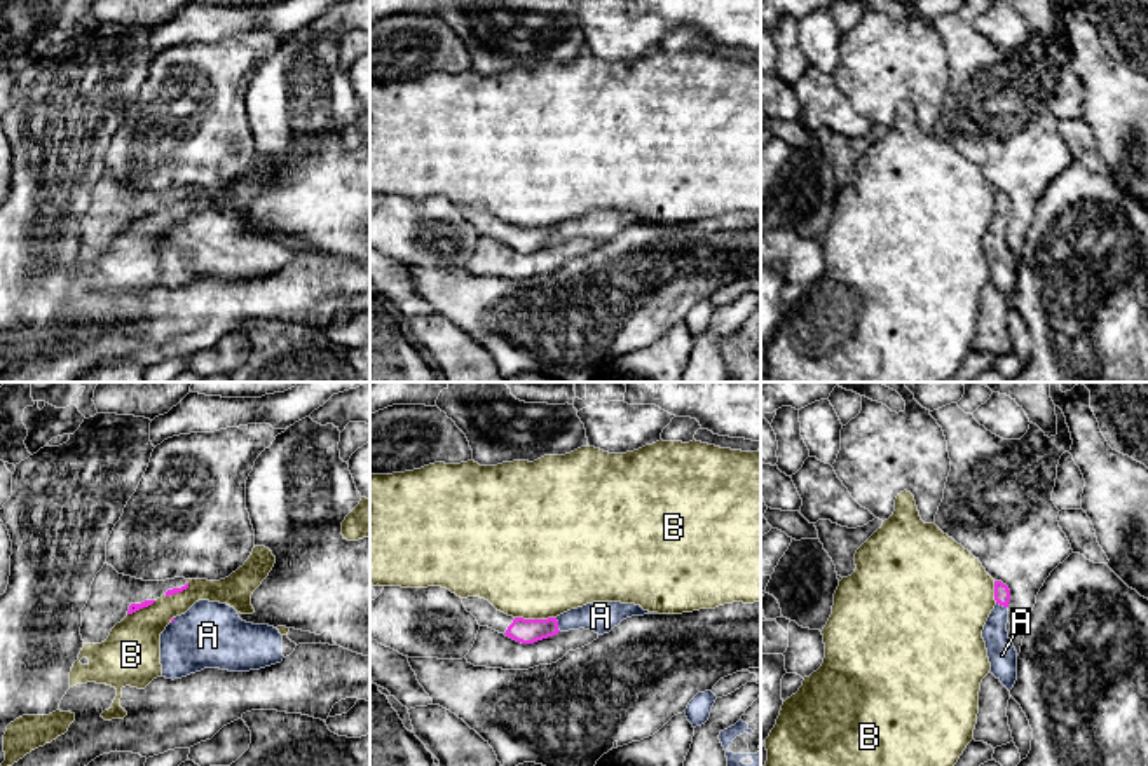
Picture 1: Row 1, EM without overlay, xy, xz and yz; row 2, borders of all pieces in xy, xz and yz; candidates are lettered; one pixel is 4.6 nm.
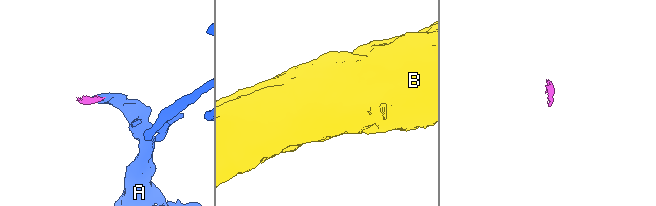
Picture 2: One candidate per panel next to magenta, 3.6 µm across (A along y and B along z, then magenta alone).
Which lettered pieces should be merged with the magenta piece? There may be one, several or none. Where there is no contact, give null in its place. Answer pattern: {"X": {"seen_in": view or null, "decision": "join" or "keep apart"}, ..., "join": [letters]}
{"A": {"seen_in": "xz", "decision": "join"}, "B": {"seen_in": "xz", "decision": "keep apart"}, "join": ["A"]}

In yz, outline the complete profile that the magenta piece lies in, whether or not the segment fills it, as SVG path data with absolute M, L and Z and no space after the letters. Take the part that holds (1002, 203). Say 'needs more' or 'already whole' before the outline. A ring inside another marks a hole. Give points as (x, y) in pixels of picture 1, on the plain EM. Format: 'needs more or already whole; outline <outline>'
needs more; outline M994 190L994 209L982 248L991 272L989 281L1010 300L1017 290L1017 260L1007 241L1010 199L1001 190Z

